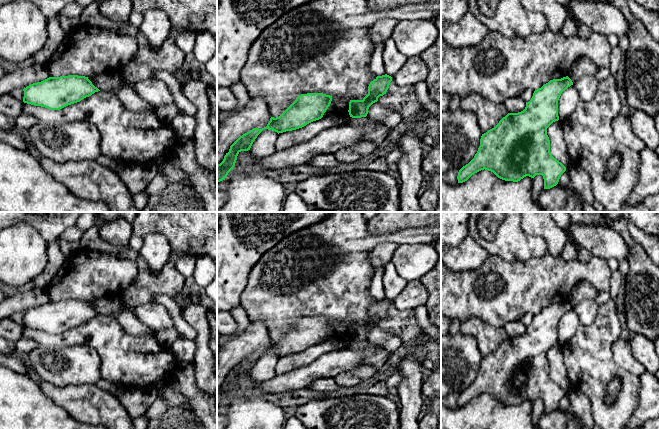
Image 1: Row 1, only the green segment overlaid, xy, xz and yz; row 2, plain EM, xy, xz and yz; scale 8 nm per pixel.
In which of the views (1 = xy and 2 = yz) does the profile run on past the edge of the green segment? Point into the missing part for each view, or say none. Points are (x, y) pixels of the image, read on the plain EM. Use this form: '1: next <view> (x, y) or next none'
1: next none
2: next none

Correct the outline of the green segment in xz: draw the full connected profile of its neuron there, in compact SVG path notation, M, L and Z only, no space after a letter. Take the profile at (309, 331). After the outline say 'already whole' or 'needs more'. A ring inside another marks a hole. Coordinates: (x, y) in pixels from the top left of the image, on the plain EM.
M323 317L301 318L279 341L271 341L266 351L253 352L240 360L230 370L223 385L217 389L217 407L225 404L228 397L234 392L238 378L241 375L250 374L253 366L263 354L269 353L279 358L302 352L321 343L331 325L332 320Z; already whole

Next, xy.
M85 300L49 301L23 313L23 326L50 334L60 334L100 315Z; already whole

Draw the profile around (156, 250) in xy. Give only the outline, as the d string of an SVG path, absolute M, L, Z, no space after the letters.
M149 233L143 238L143 245L139 251L148 268L159 273L170 260L171 246L168 240L159 233Z

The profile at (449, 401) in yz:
M451 393L449 395L442 397L441 406L444 406L449 409L454 409L454 408L458 407L458 403L457 403L458 396L459 396L459 394L457 394L457 393Z

